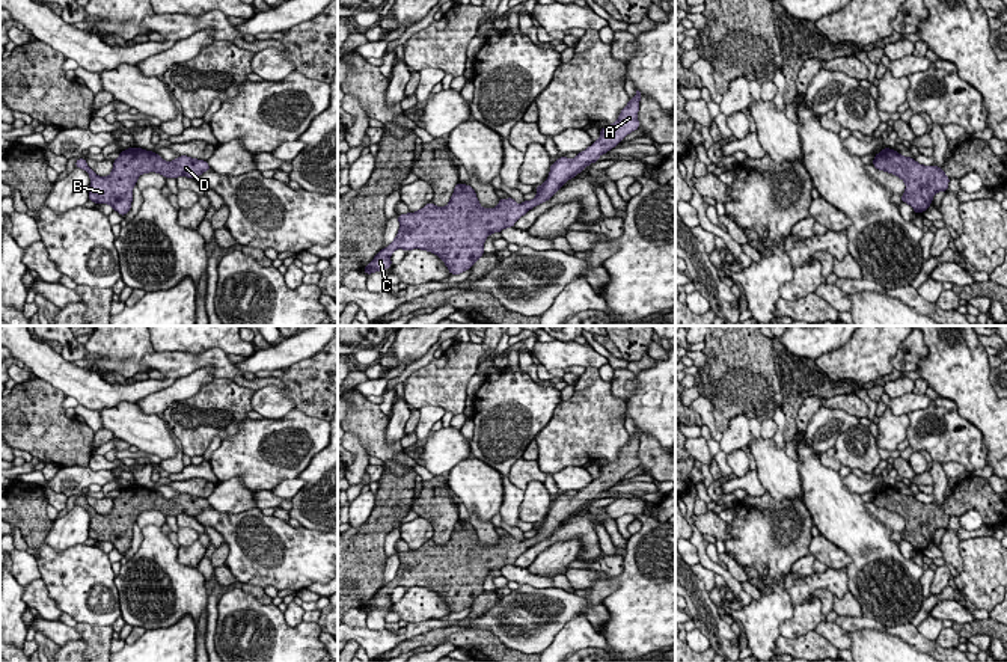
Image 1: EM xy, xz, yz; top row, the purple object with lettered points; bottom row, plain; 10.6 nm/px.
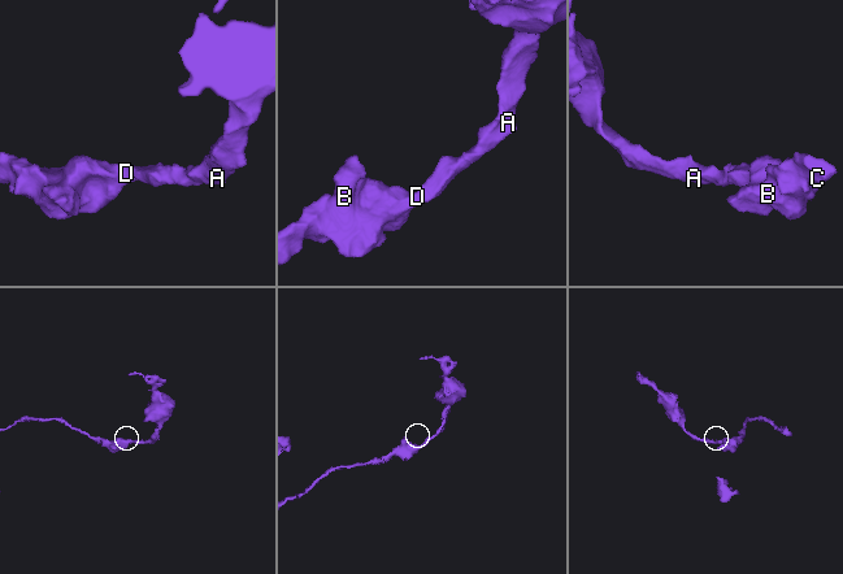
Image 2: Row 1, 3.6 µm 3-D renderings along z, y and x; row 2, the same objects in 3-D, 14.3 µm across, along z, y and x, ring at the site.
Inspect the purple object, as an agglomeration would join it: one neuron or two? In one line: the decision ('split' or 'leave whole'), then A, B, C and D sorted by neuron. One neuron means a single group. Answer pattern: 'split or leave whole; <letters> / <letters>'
leave whole; A B C D

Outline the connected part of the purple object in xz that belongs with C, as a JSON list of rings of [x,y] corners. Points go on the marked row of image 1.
[[[641,92],[630,98],[618,121],[600,128],[600,139],[568,160],[559,157],[550,166],[544,184],[535,188],[537,198],[516,204],[513,198],[499,199],[496,208],[482,208],[472,185],[458,182],[446,207],[428,202],[416,213],[398,214],[399,231],[395,240],[381,249],[363,268],[368,274],[392,265],[390,255],[396,249],[406,252],[422,249],[436,253],[451,274],[460,274],[484,255],[484,241],[493,232],[513,228],[529,210],[549,201],[570,178],[595,163],[601,154],[615,148],[627,134],[639,128],[638,112]]]

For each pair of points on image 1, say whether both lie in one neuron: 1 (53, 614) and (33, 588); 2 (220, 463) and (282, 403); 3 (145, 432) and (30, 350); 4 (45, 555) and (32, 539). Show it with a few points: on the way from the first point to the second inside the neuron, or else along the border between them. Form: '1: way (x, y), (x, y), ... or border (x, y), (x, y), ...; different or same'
1: way (47, 608), (35, 594); same
2: border (294, 409), (279, 418), (264, 418); different
3: border (134, 401), (119, 401), (100, 412); different
4: border (42, 542), (33, 548); different

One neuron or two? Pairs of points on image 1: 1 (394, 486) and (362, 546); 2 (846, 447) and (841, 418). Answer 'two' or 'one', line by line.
1: one
2: two

